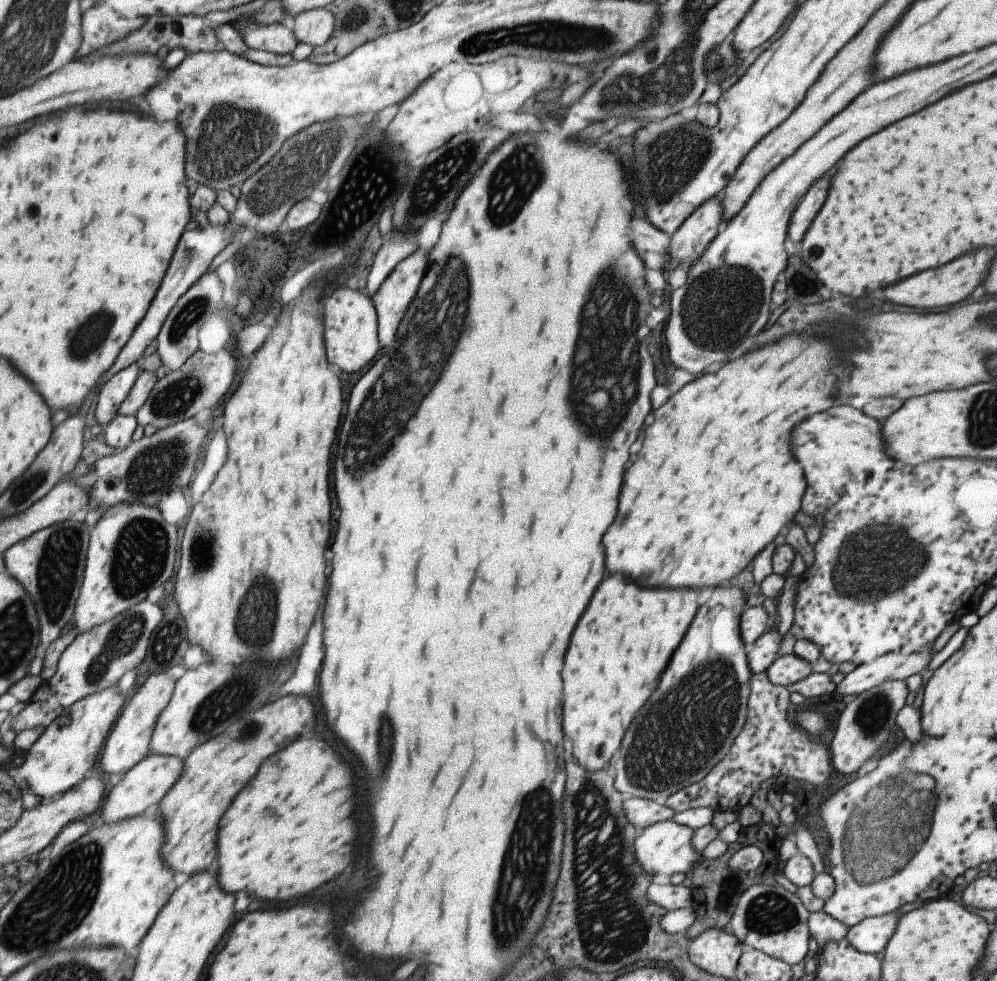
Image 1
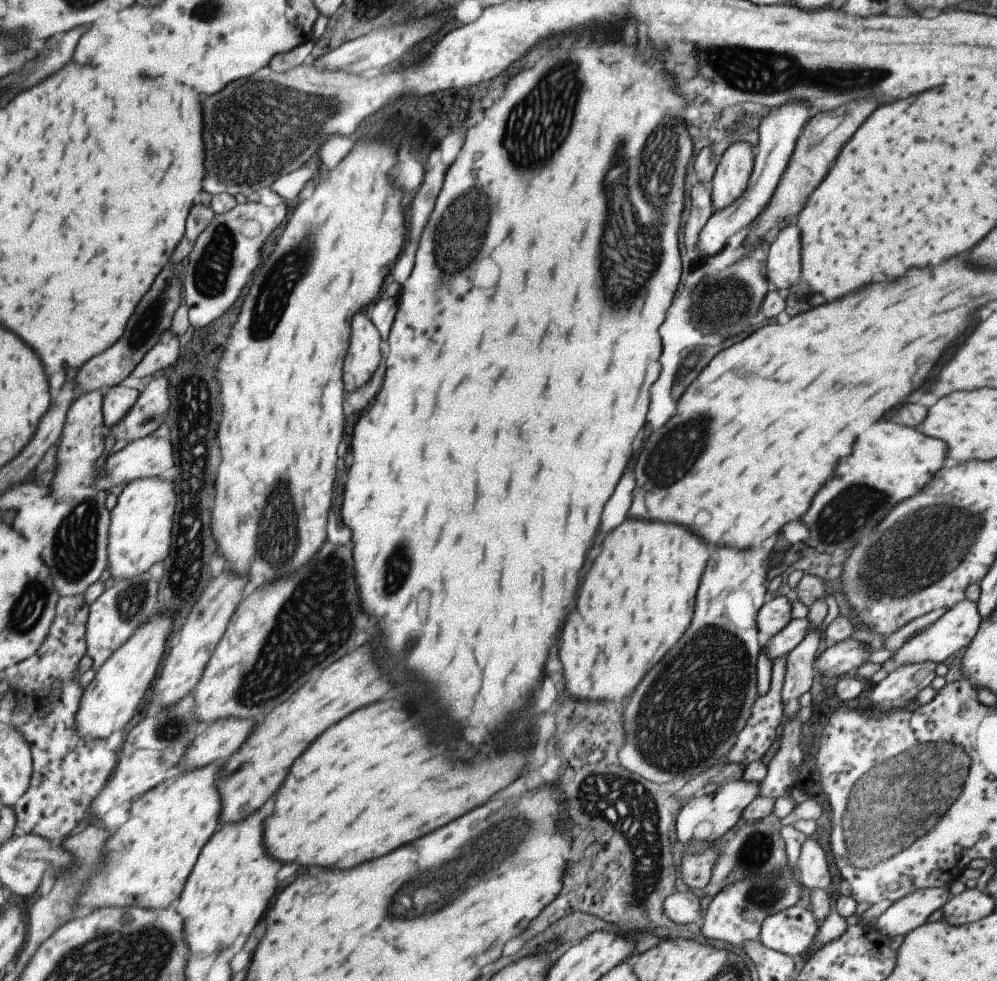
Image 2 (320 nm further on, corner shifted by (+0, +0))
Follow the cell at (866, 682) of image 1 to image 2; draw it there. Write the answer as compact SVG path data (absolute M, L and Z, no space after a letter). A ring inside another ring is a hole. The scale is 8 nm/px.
M961 599L951 608L948 608L942 616L926 628L916 632L907 639L895 652L895 655L881 664L882 668L887 672L893 672L899 665L907 663L923 663L931 661L935 664L943 662L945 658L951 654L965 648L977 632L980 625L980 616L977 612L976 602L969 599Z

